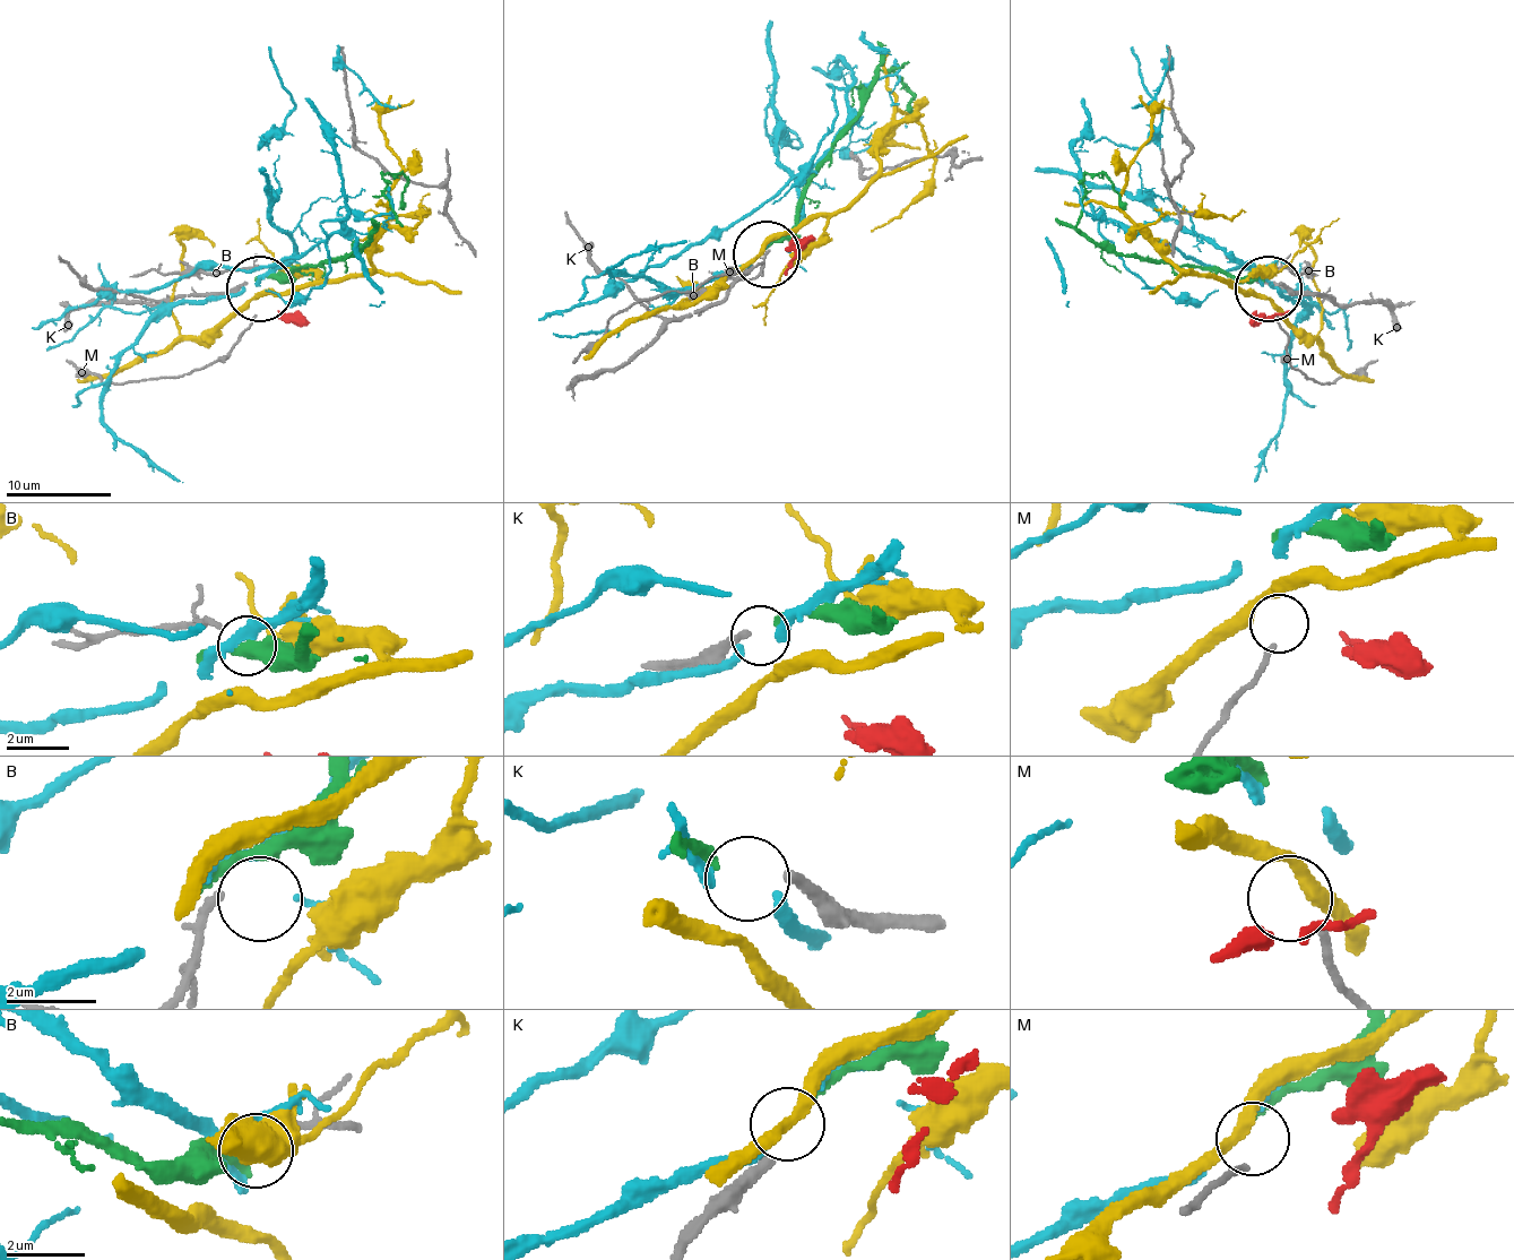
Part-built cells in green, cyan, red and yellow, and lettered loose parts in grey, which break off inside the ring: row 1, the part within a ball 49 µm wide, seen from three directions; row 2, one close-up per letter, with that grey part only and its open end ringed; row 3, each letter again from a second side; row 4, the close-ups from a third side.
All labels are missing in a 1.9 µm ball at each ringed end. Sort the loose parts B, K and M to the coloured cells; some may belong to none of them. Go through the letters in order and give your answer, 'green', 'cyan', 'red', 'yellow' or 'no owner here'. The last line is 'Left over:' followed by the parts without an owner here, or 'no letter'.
B: cyan
K: green
M: no owner here
Left over: M

